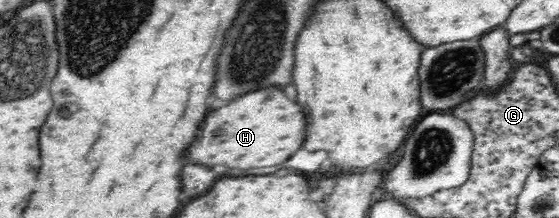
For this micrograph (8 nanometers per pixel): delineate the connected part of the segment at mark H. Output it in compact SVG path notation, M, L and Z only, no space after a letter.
M266 86L254 92L246 92L222 108L210 112L204 120L200 140L194 144L194 148L190 148L188 156L194 162L202 162L214 168L218 166L224 170L276 166L298 152L300 146L304 146L306 132L308 124L300 102L288 98L280 86Z

